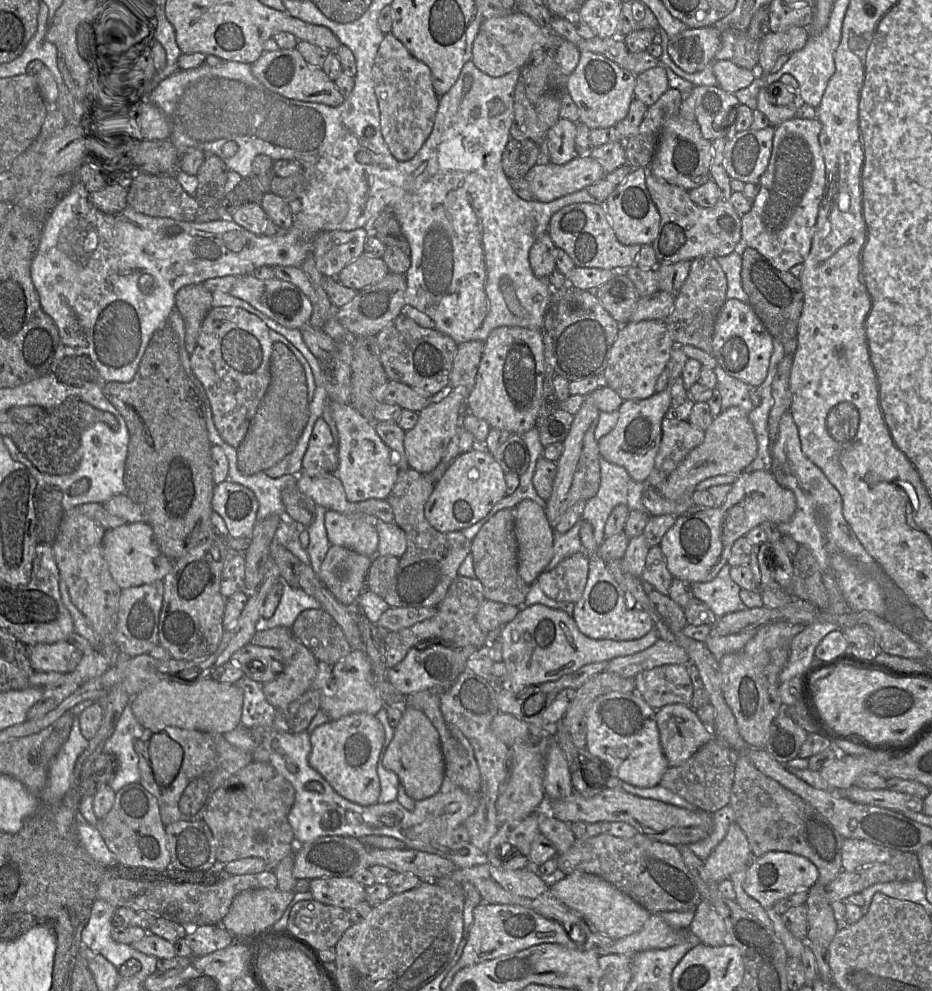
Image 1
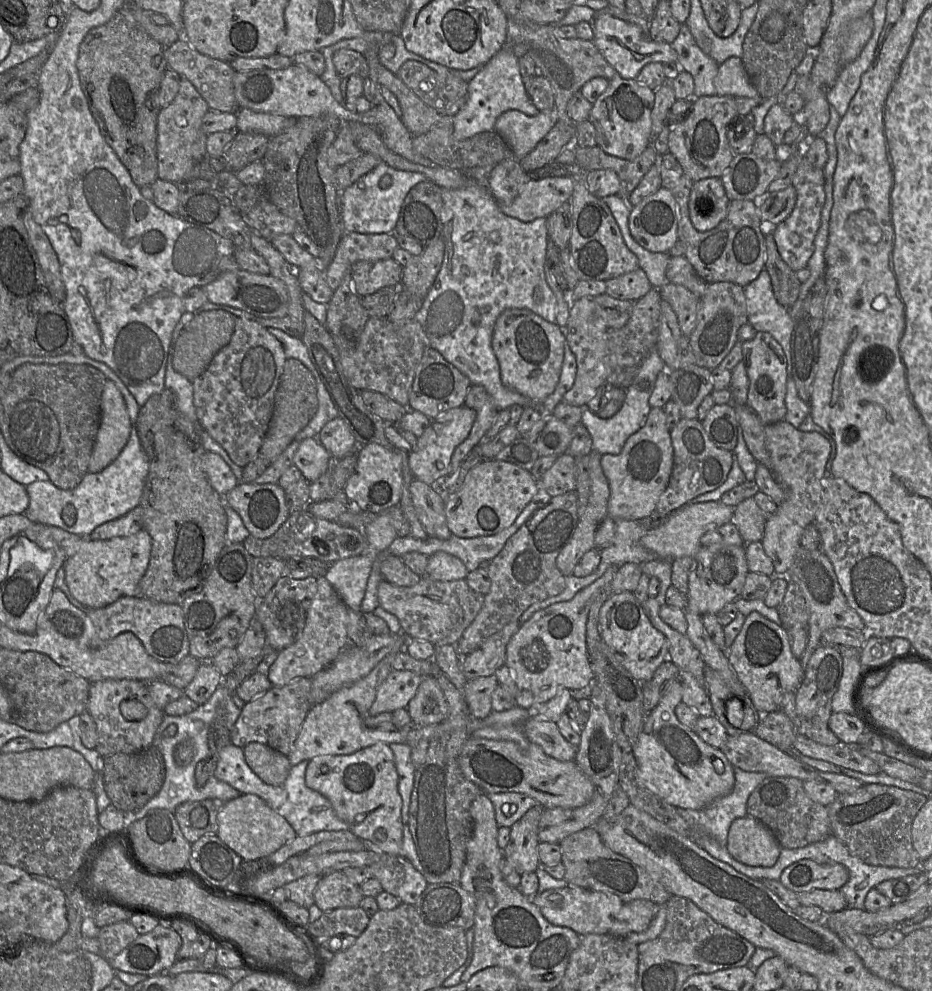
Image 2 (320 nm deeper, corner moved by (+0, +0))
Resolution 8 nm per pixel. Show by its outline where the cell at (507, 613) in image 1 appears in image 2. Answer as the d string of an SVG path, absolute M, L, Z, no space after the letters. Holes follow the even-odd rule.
M422 577L414 586L396 586L383 579L378 585L379 605L397 617L402 632L410 639L426 640L434 646L456 645L484 604L484 595L472 590L465 580L439 581Z

